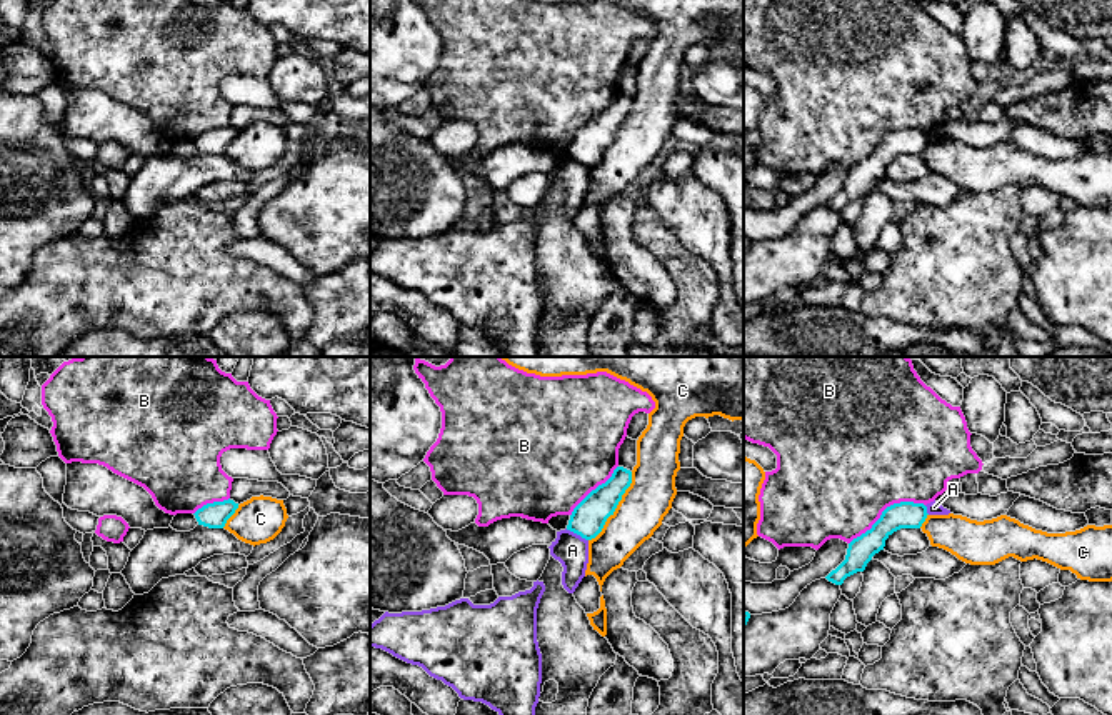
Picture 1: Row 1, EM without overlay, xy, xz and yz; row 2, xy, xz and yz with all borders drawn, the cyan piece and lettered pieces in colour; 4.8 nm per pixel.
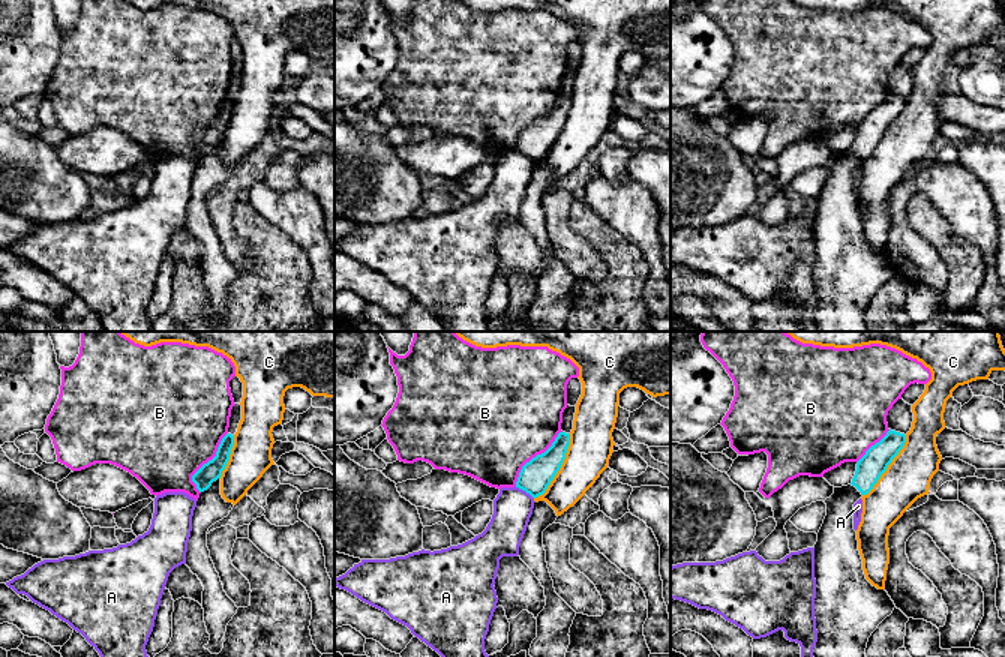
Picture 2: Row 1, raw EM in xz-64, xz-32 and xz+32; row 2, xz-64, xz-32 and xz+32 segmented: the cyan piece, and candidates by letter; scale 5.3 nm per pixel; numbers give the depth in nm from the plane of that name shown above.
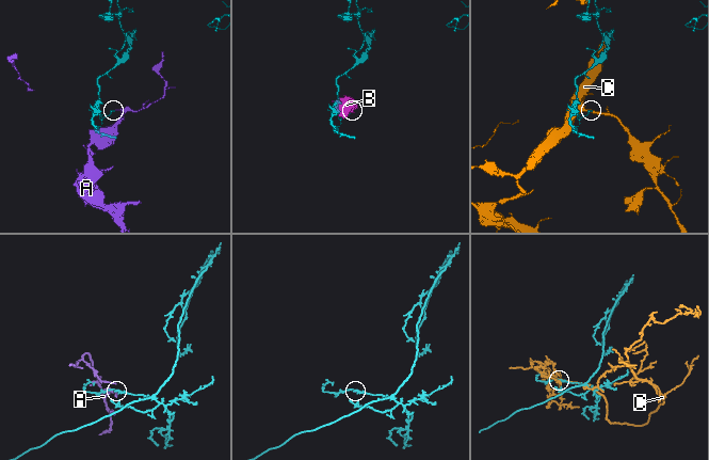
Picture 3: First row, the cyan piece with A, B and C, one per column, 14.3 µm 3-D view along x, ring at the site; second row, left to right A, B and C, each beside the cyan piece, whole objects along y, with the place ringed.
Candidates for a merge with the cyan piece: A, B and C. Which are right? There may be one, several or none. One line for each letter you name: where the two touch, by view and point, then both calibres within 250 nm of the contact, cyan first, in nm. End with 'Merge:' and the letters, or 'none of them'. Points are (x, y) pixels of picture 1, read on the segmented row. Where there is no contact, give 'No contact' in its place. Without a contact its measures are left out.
Merge: none of them

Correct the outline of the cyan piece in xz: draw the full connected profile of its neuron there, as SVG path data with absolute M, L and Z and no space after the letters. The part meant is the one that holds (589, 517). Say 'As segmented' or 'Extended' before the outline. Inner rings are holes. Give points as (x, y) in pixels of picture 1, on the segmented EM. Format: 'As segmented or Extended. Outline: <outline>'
As segmented. Outline: M617 467L612 477L592 490L572 512L567 530L585 540L595 538L614 515L622 495L632 483L632 472Z

